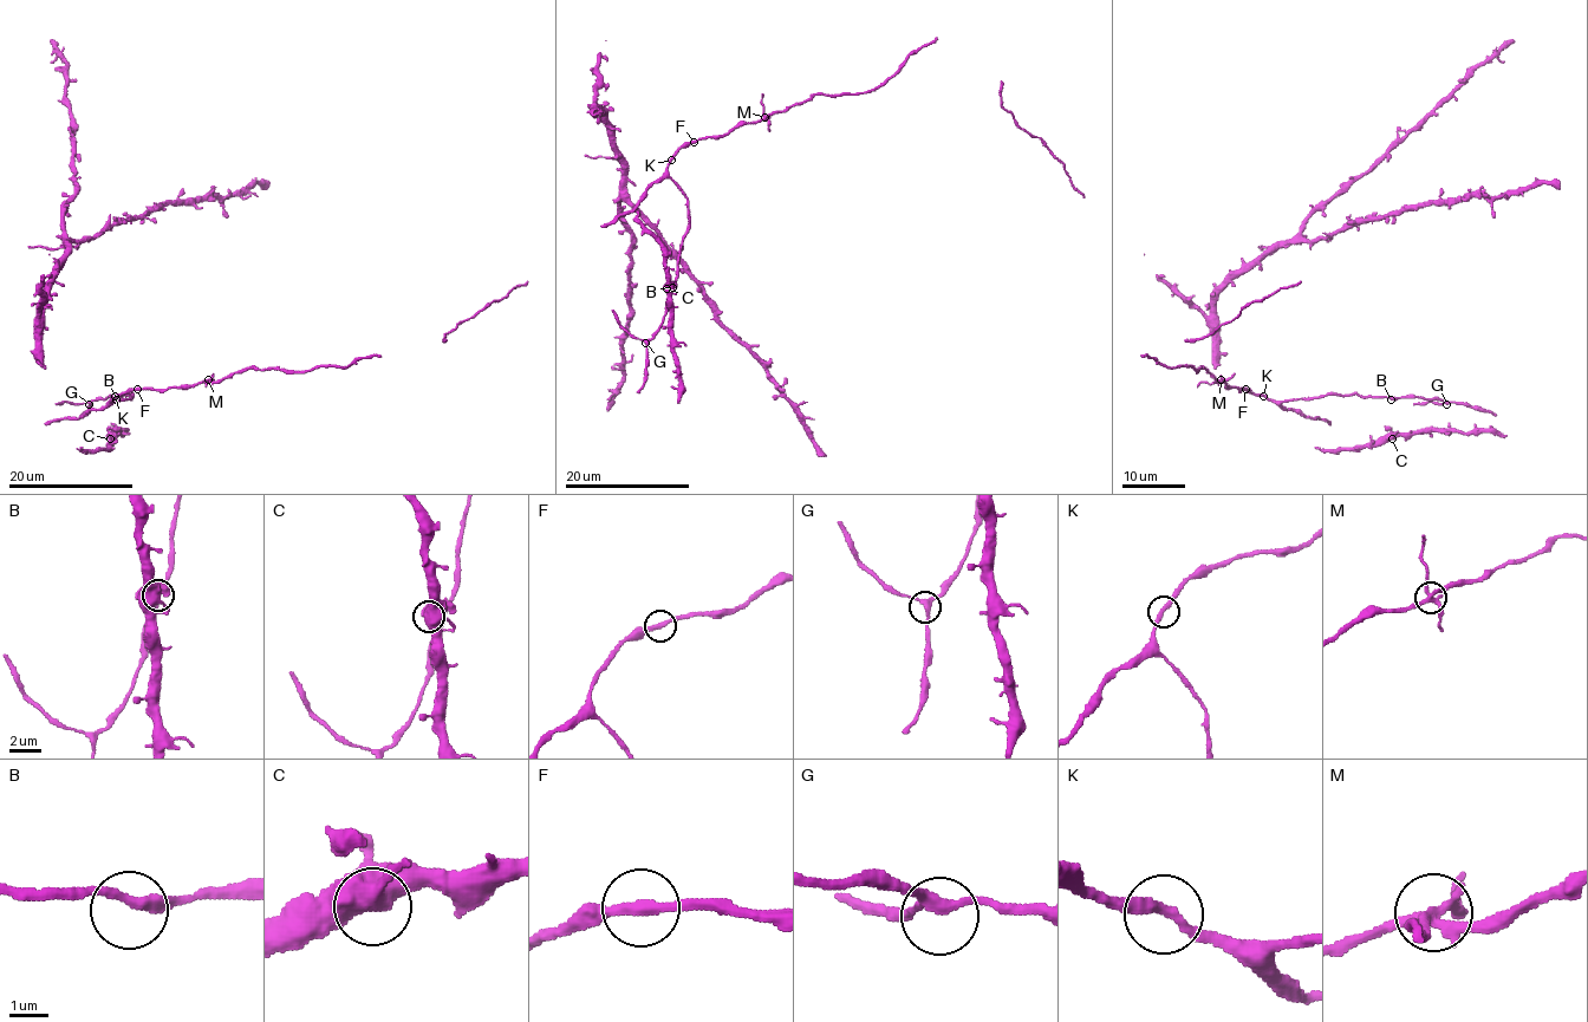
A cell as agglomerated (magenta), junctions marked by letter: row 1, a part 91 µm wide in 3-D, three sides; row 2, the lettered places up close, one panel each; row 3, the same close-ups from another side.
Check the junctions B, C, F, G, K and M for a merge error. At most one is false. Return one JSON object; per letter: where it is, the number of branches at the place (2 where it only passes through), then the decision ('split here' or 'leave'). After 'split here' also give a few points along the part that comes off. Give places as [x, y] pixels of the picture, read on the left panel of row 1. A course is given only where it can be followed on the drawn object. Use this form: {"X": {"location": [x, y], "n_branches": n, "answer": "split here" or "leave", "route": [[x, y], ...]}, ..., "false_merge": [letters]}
{"B": {"location": [116, 399], "n_branches": 2, "answer": "leave"}, "C": {"location": [110, 438], "n_branches": 4, "answer": "leave"}, "F": {"location": [137, 389], "n_branches": 2, "answer": "leave"}, "G": {"location": [89, 404], "n_branches": 3, "answer": "leave"}, "K": {"location": [115, 396], "n_branches": 2, "answer": "leave"}, "M": {"location": [208, 379], "n_branches": 4, "answer": "split here"}, "false_merge": ["M"]}

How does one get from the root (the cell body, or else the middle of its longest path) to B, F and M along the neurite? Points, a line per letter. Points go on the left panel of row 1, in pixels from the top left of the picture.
B: (112, 395), (111, 401), (122, 401), (131, 395), (116, 399)
F: (112, 395), (137, 389)
M: (112, 395), (135, 389), (189, 386), (208, 379)

